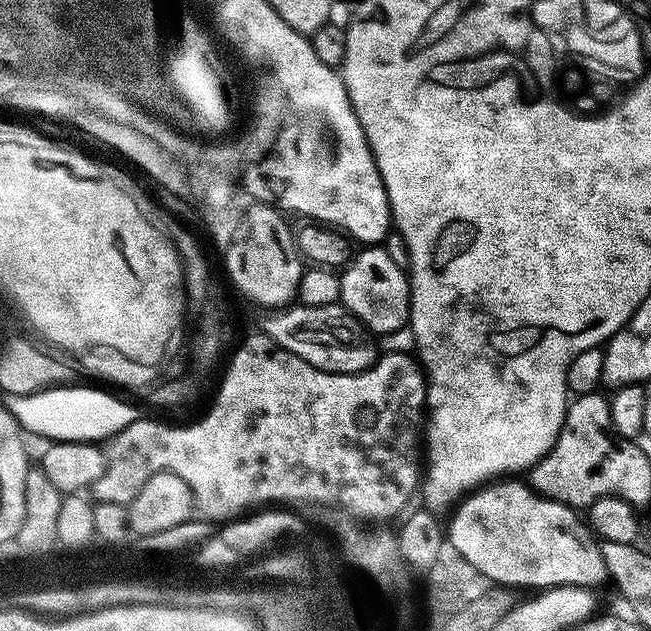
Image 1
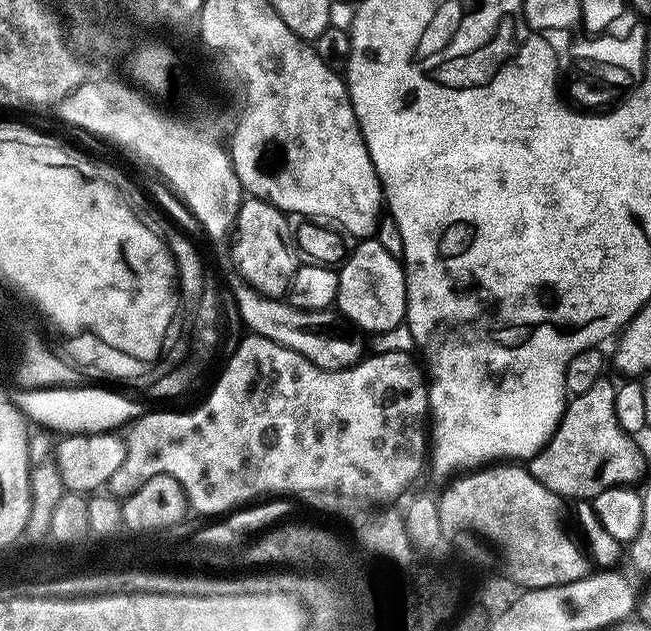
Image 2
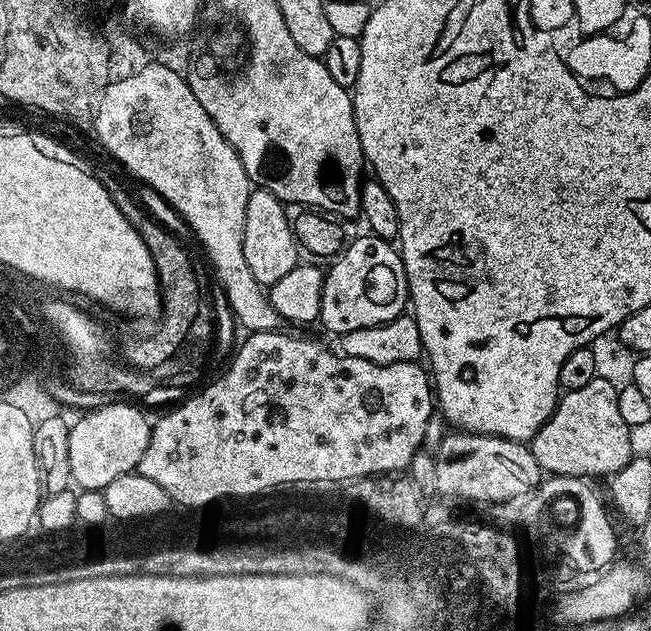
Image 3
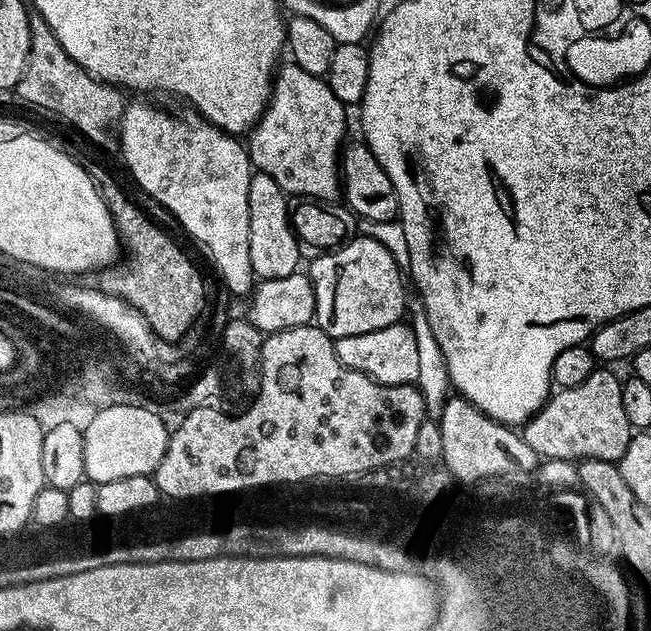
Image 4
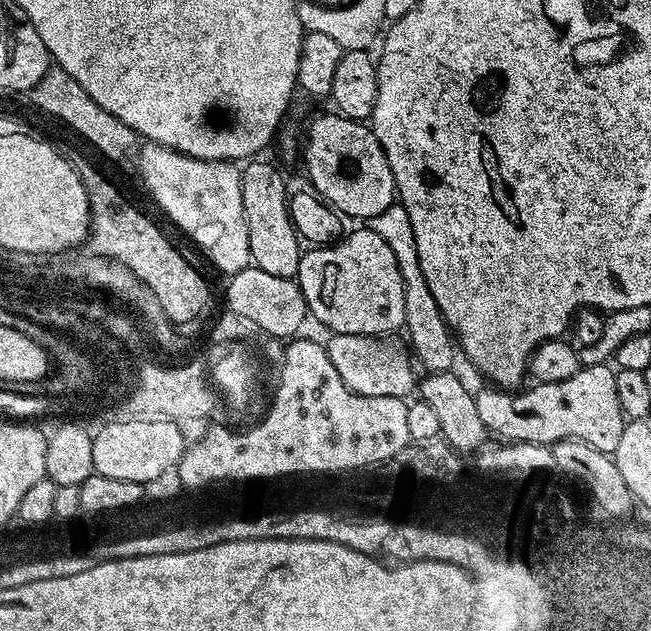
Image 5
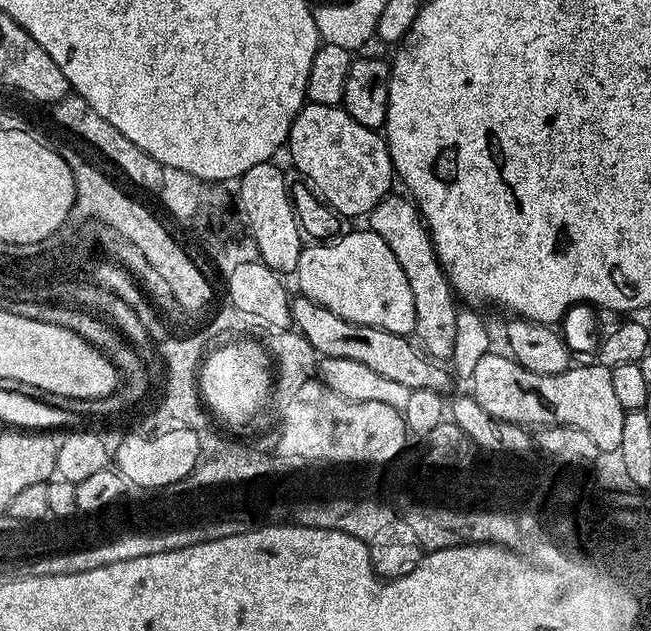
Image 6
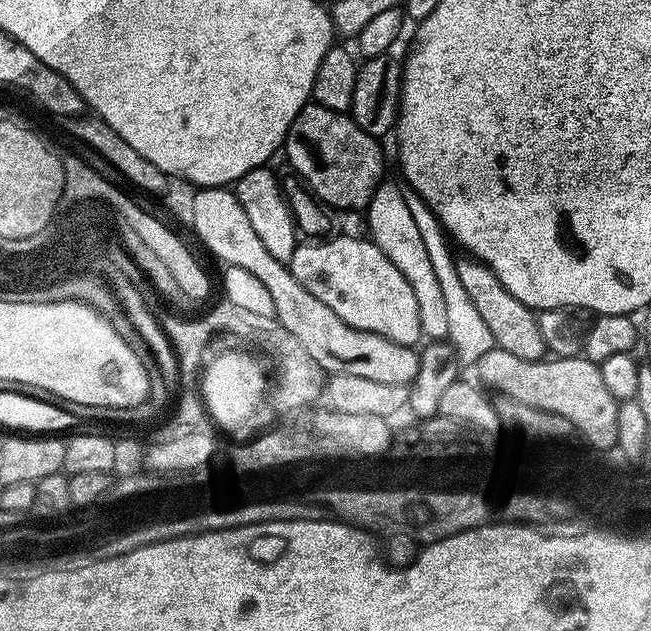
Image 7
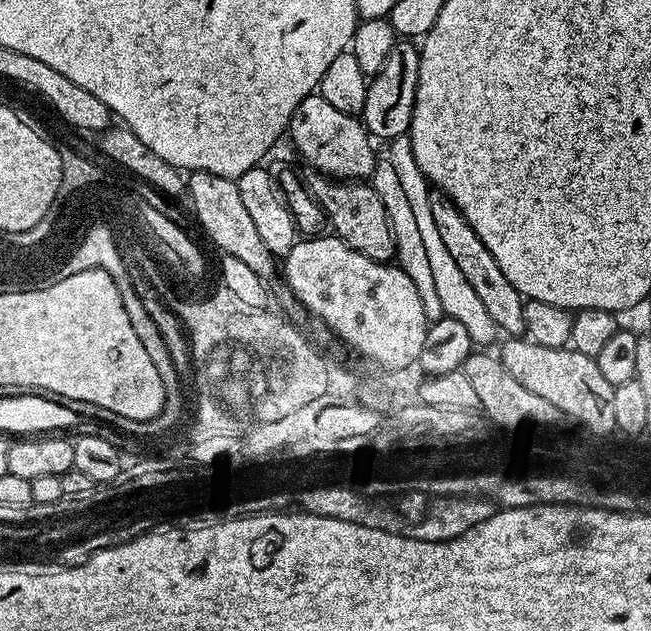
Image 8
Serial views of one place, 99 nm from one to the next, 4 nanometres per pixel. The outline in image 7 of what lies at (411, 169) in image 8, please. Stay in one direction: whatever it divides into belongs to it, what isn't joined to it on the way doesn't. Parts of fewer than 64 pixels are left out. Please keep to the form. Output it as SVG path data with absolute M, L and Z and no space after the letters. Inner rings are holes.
M412 190L407 193L406 203L410 206L411 213L414 214L415 224L418 225L419 233L422 234L423 241L426 242L426 249L427 253L430 254L431 265L434 266L439 285L442 286L443 299L445 299L447 305L447 317L450 318L450 341L457 350L457 357L461 365L479 365L480 359L491 348L496 347L494 334L490 334L490 330L486 327L486 321L483 320L482 314L478 314L478 306L474 306L474 302L470 302L469 296L466 295L466 289L463 288L462 281L458 278L457 257L455 255L452 256L453 245L445 233L443 224L432 213L430 205L415 191Z

